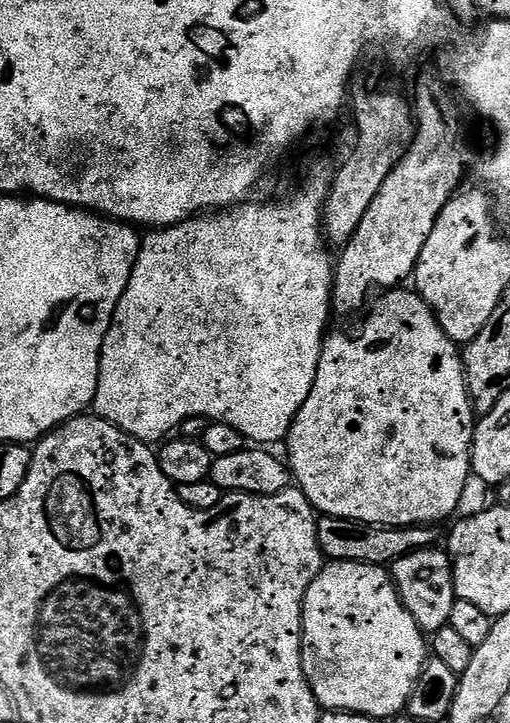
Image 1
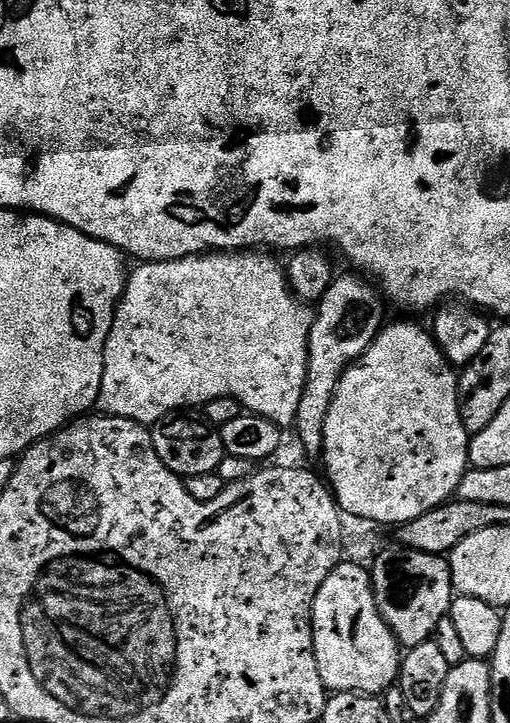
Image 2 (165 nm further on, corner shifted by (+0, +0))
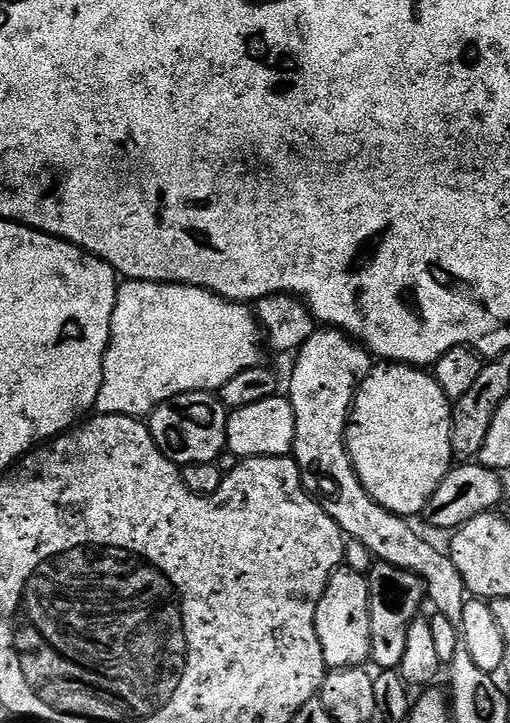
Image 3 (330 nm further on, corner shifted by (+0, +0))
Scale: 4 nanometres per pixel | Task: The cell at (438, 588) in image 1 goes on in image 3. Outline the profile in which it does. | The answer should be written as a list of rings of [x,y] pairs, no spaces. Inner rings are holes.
[[[383,562],[373,563],[372,569],[367,569],[366,579],[368,581],[368,605],[370,606],[370,660],[380,670],[399,669],[402,657],[406,654],[406,634],[410,634],[410,622],[421,615],[420,608],[426,604],[426,593],[423,581],[412,572],[402,570],[393,564]]]

